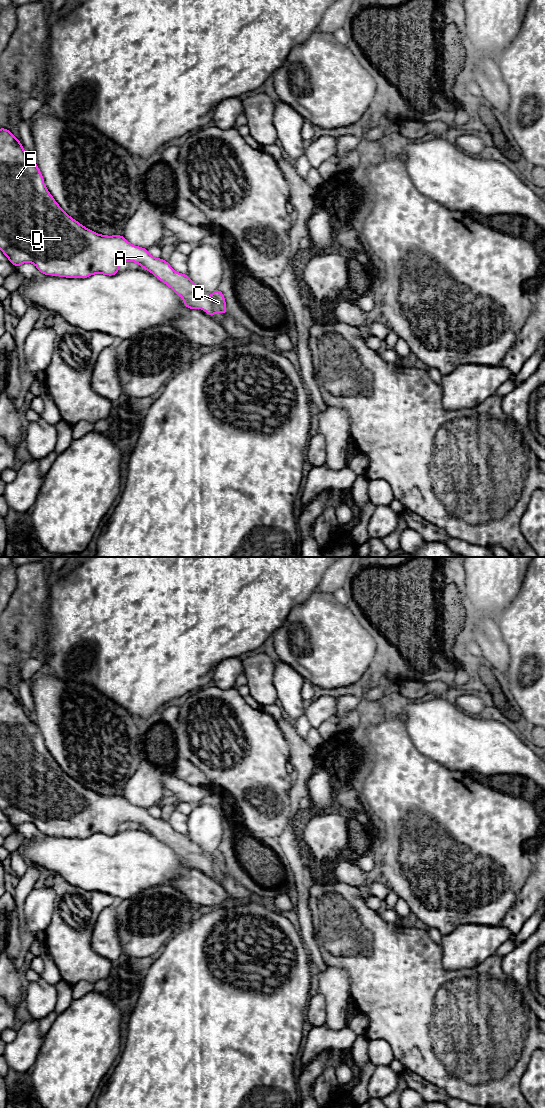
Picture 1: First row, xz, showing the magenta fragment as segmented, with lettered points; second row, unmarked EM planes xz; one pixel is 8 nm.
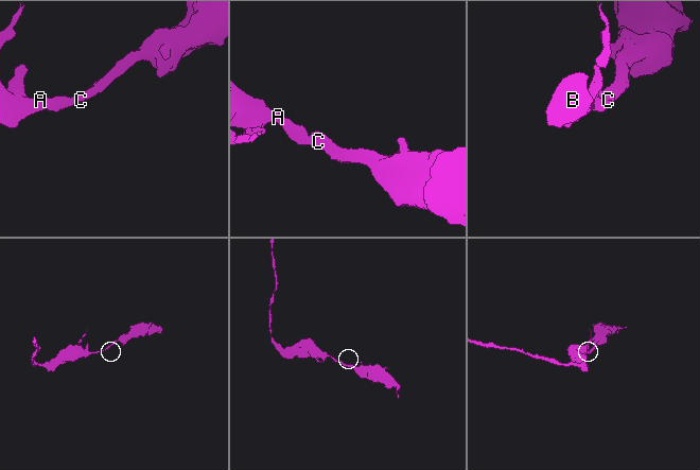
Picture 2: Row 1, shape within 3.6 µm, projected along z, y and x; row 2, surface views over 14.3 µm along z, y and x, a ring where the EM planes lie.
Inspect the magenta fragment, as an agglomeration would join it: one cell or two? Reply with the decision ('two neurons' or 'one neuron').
one neuron

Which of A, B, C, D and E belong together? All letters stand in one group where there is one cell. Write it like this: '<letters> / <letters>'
A B C D E

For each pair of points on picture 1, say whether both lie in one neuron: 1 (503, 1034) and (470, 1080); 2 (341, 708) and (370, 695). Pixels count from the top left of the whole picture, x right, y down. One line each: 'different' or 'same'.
1: same
2: same

